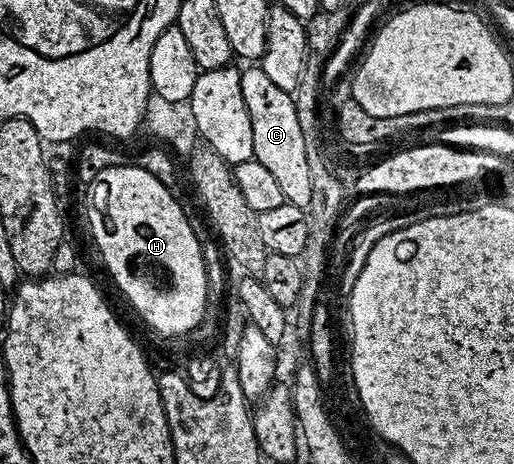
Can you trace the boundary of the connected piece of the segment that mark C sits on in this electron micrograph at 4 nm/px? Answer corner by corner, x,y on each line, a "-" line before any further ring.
262,66
244,67
239,77
245,110
249,110
249,122
253,122
253,159
261,162
261,166
273,174
277,186
281,186
281,194
286,203
310,209
315,191
305,154
305,134
301,130
301,122
297,122
294,95
275,85

